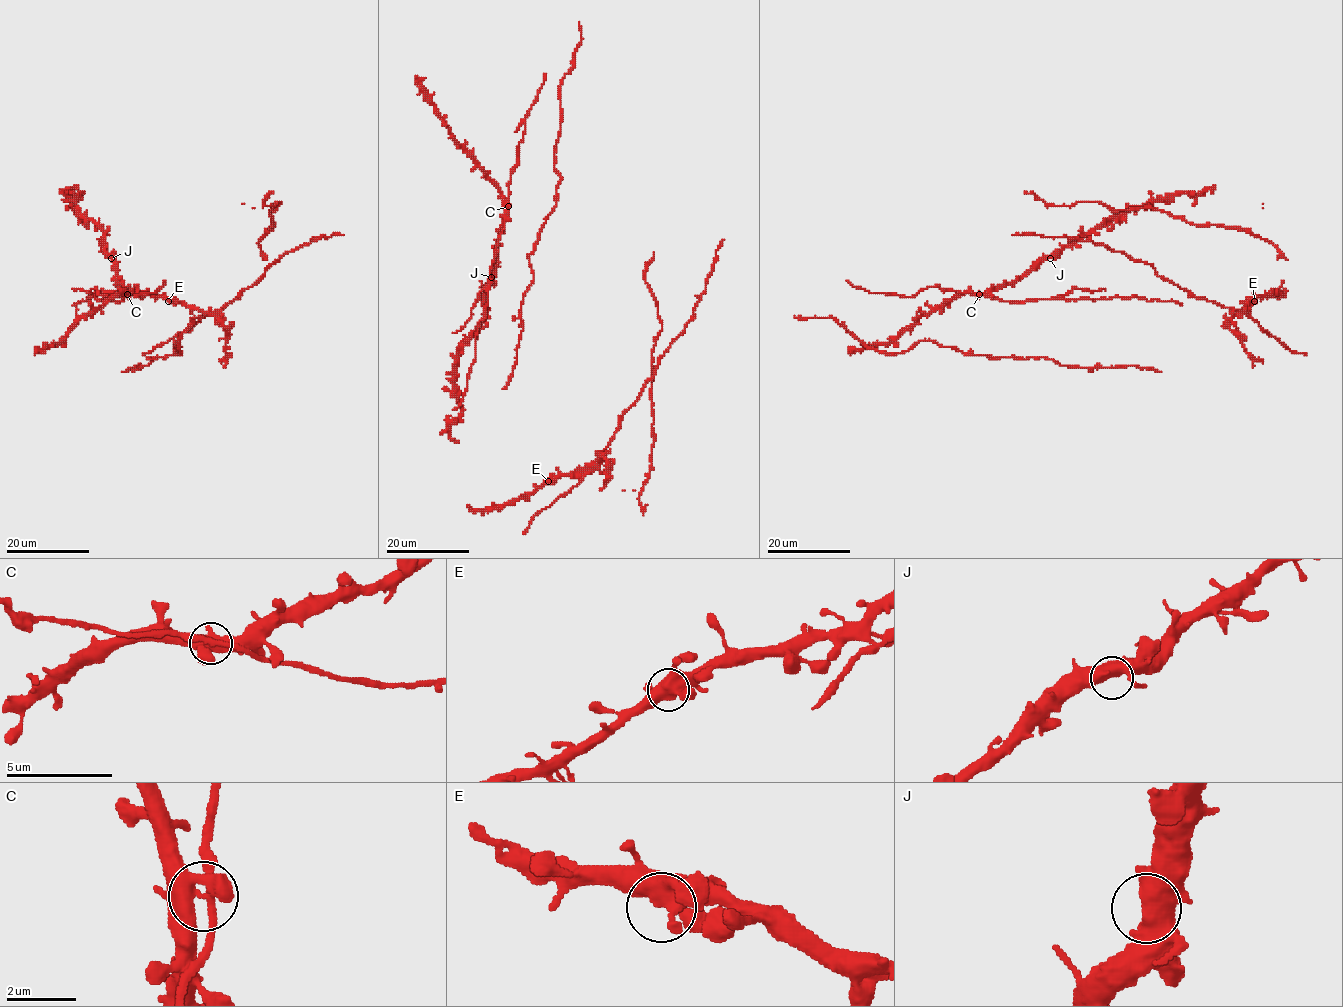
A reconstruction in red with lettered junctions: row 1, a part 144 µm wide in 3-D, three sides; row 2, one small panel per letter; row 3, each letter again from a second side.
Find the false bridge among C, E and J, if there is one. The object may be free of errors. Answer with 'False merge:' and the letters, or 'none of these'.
False merge: C

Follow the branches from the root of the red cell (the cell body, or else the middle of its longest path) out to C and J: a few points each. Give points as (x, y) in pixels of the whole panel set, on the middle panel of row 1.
C: (476, 344), (477, 327), (484, 318), (487, 302), (490, 266), (508, 207)
J: (476, 344), (477, 327), (484, 318), (487, 302), (490, 266), (505, 215), (499, 236), (496, 267), (491, 277)

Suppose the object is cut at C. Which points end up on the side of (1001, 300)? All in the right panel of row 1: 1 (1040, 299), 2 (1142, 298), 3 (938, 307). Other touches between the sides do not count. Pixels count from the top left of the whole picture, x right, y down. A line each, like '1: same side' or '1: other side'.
1: same side
2: same side
3: other side

